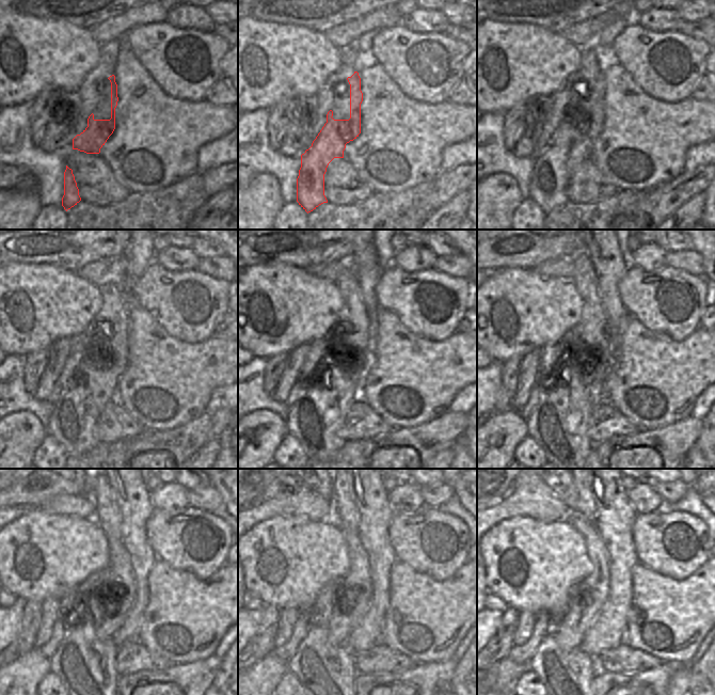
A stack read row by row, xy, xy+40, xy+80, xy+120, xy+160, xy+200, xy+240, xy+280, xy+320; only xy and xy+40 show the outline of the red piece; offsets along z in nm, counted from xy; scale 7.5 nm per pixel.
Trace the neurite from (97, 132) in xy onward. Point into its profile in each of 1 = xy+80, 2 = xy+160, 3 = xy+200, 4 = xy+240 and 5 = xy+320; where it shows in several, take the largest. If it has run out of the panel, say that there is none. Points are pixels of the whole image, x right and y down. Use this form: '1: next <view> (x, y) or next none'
1: next xy+80 (571, 143)
2: next xy+160 (315, 420)
3: next xy+200 (559, 422)
4: next xy+240 (85, 664)
5: next xy+320 (568, 677)

